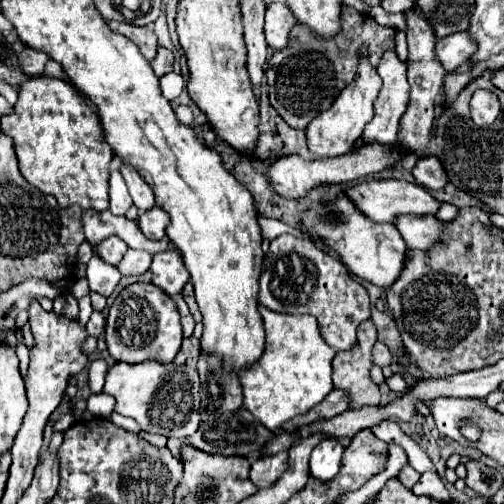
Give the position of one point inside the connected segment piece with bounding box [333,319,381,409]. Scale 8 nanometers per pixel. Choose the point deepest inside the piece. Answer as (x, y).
(351, 369)

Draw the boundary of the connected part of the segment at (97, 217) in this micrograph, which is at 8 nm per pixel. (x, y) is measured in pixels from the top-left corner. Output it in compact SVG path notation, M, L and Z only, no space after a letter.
M87 209L81 215L81 223L83 223L85 237L89 243L99 243L99 241L107 239L109 235L117 235L133 249L145 249L149 253L159 253L159 251L169 249L167 237L161 241L151 241L139 231L139 227L133 221L129 221L125 217L111 215L109 209L107 211Z

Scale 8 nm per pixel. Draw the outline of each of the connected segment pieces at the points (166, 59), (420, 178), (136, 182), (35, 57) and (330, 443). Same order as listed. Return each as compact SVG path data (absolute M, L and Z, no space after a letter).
M159 47L157 57L151 61L151 67L153 67L157 77L173 71L173 53L169 49L165 49L165 47Z
M433 155L417 159L411 173L419 185L423 185L425 189L431 189L431 191L439 191L447 183L447 175L443 171L443 165Z
M123 163L123 165L119 167L119 171L121 171L121 175L123 175L123 179L125 179L127 187L129 187L129 193L131 193L131 197L133 197L135 207L141 209L141 211L151 209L151 207L155 205L153 191L151 191L151 187L141 179L141 175L137 173L137 169L135 169L133 165L129 165L129 163Z
M25 47L19 55L19 67L25 75L41 75L45 63L49 61L49 55L31 47Z
M323 439L311 453L311 461L309 461L311 477L315 477L321 483L331 481L339 473L341 455L343 455L343 447L335 439Z

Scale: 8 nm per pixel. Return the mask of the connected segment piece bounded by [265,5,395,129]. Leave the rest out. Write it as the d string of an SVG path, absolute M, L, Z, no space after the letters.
M347 5L341 9L341 31L331 39L323 39L307 25L297 23L289 33L287 47L273 53L265 71L269 101L281 119L293 129L305 129L315 115L323 113L335 101L339 91L343 91L343 87L355 79L359 47L363 45L369 49L371 65L377 67L383 51L395 47L395 31L391 27L377 25L369 15L363 15Z

